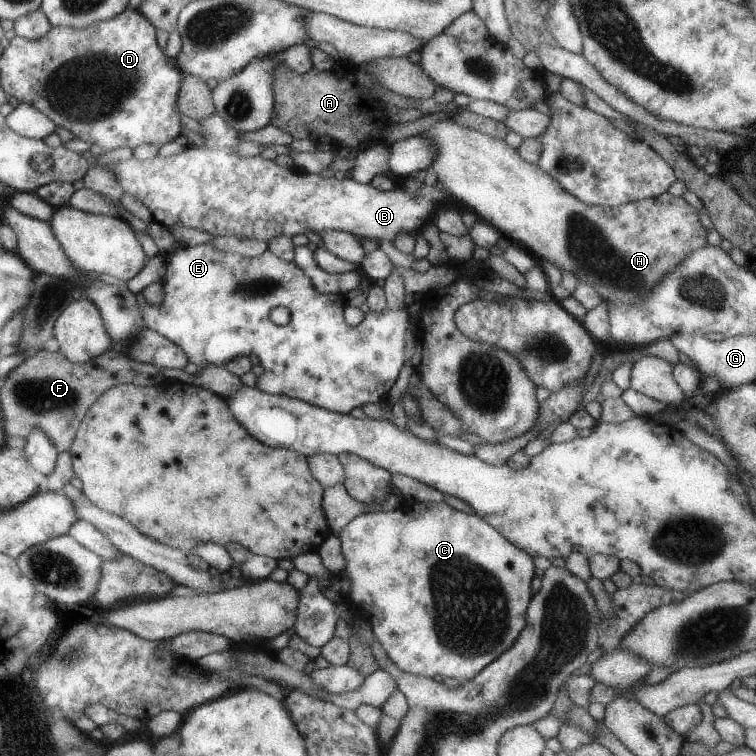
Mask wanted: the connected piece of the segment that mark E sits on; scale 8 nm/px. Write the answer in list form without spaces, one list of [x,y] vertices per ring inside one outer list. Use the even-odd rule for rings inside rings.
[[[203,243],[193,247],[177,246],[164,257],[163,301],[159,308],[147,304],[141,310],[144,326],[182,348],[188,362],[195,364],[198,370],[205,365],[224,365],[232,358],[248,356],[264,368],[255,386],[270,395],[299,399],[344,415],[367,402],[385,400],[405,358],[405,332],[411,322],[405,307],[369,311],[357,326],[350,327],[343,316],[347,305],[343,294],[318,293],[306,272],[293,261],[285,262],[268,250],[254,257],[244,257],[217,250],[211,243]],[[279,305],[287,307],[290,312],[290,320],[283,326],[268,320],[269,310]]]

